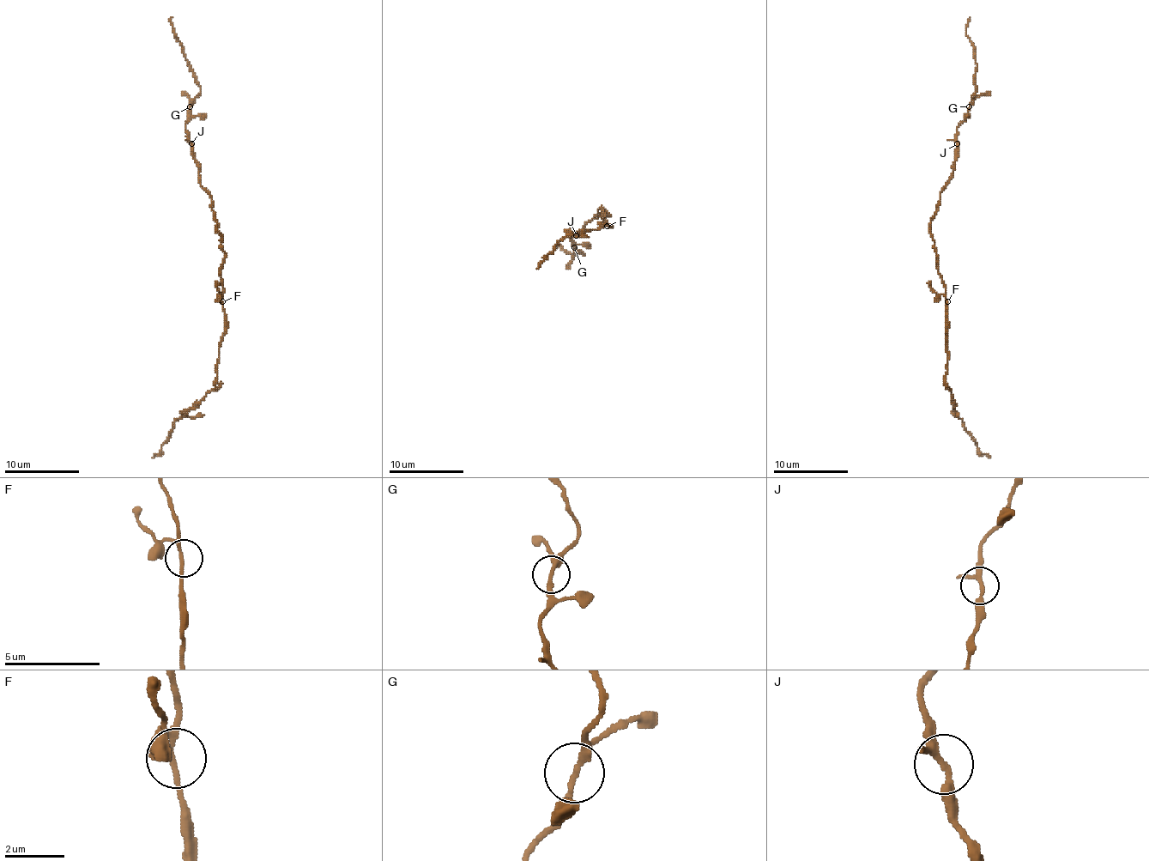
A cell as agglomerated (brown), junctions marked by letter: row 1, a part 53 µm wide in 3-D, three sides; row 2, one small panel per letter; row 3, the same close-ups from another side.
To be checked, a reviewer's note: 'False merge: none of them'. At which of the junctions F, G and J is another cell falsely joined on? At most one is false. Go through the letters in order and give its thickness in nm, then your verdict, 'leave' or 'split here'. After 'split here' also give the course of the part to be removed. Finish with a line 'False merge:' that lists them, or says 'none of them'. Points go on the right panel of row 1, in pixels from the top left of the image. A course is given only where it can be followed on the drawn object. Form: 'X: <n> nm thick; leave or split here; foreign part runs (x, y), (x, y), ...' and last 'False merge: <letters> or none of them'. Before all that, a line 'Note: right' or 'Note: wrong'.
Note: right
F: 150 nm thick; leave
G: 190 nm thick; leave
J: 200 nm thick; leave
False merge: none of them

